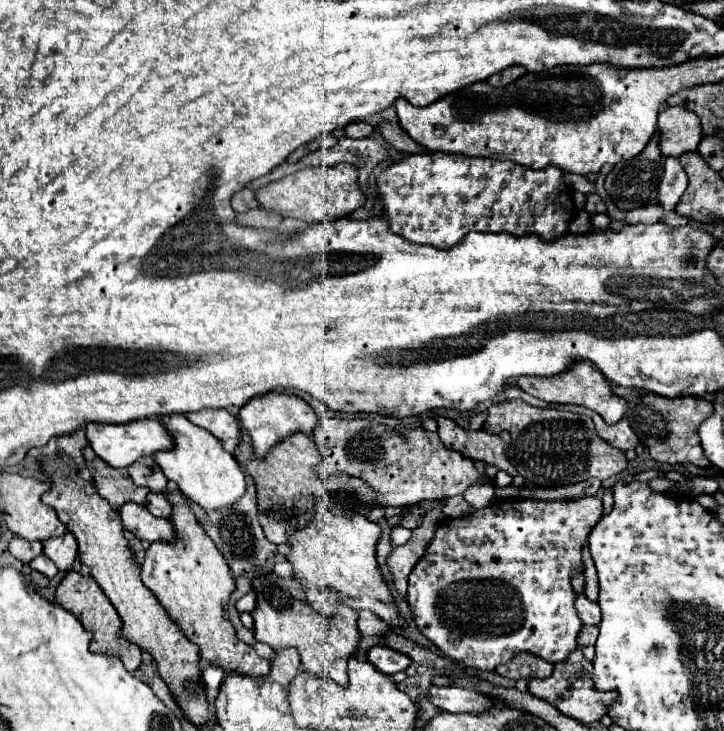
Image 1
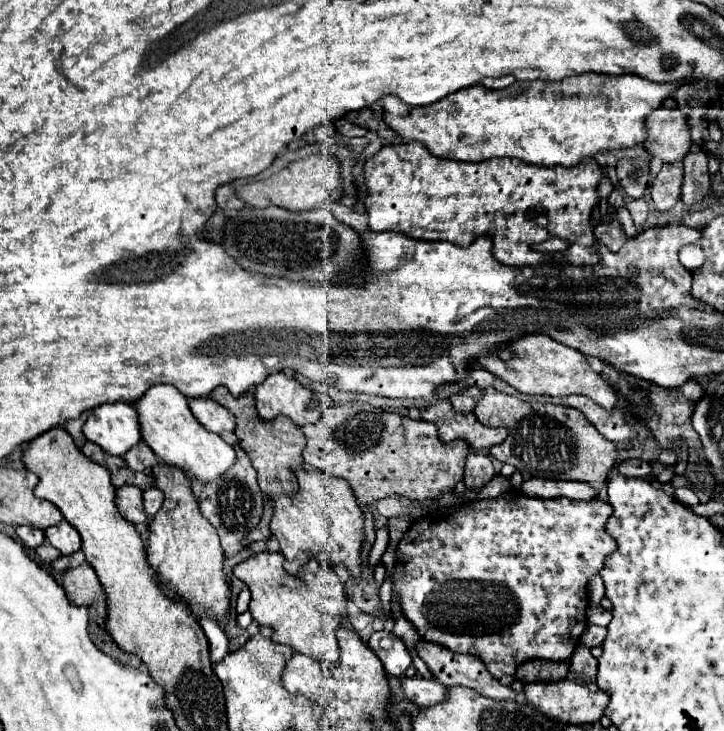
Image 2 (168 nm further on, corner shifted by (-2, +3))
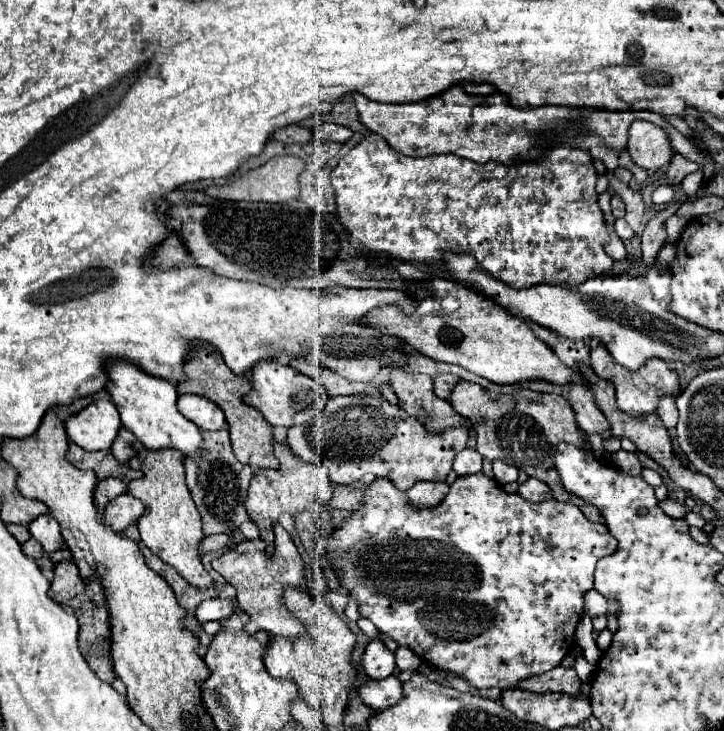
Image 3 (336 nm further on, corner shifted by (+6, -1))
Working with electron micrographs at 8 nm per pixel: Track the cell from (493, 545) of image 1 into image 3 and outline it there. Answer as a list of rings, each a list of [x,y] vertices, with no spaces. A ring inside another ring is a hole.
[[[485,473],[479,475],[461,475],[451,485],[445,499],[433,509],[417,509],[409,503],[405,491],[399,491],[389,479],[377,479],[363,491],[361,507],[351,511],[337,527],[333,527],[331,535],[325,537],[325,553],[331,561],[333,571],[339,575],[341,589],[347,595],[353,595],[359,601],[359,615],[373,621],[375,627],[391,637],[397,645],[409,647],[417,653],[423,661],[431,663],[433,667],[443,667],[461,679],[467,679],[471,687],[499,687],[499,689],[515,689],[521,679],[529,679],[531,675],[541,675],[543,671],[551,671],[561,665],[563,657],[571,653],[575,647],[575,627],[583,617],[583,597],[589,589],[593,589],[593,571],[601,557],[611,555],[617,549],[617,539],[607,531],[603,523],[593,523],[583,517],[583,513],[571,505],[561,503],[557,499],[549,499],[543,503],[525,501],[521,495],[505,493],[501,485],[487,477]]]

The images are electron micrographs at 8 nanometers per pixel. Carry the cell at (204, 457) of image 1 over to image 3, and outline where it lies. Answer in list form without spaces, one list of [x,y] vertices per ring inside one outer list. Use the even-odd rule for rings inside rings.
[[[107,363],[107,391],[119,409],[121,423],[133,431],[133,435],[147,449],[179,449],[185,457],[193,457],[201,451],[201,433],[195,423],[185,419],[177,409],[177,387],[145,371],[139,371],[135,363]]]

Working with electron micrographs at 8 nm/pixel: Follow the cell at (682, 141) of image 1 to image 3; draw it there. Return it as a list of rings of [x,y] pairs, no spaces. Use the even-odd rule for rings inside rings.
[[[635,121],[629,127],[627,151],[633,163],[647,169],[649,173],[655,173],[665,167],[675,155],[667,133],[649,121]]]

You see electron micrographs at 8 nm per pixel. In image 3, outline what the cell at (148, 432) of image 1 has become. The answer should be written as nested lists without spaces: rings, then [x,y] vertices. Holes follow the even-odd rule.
[[[97,399],[79,413],[69,415],[65,421],[69,439],[87,451],[109,449],[119,433],[119,427],[119,411],[109,399]]]

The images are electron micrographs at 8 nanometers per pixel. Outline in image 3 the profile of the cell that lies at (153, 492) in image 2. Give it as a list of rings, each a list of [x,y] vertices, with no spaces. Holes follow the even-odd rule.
[[[119,495],[103,511],[99,511],[101,519],[113,529],[113,531],[123,531],[127,525],[135,523],[143,513],[143,503],[131,495]]]

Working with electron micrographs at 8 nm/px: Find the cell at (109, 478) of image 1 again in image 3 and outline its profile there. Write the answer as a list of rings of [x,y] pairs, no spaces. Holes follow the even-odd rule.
[[[71,443],[67,449],[67,459],[79,467],[79,469],[93,469],[95,475],[99,479],[107,479],[107,477],[117,477],[123,479],[125,483],[131,479],[139,479],[143,473],[131,469],[125,463],[119,463],[111,451],[85,451],[79,445]]]

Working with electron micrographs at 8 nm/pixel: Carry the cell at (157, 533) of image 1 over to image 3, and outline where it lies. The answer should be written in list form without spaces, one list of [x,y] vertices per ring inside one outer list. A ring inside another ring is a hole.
[[[113,477],[113,479],[103,479],[103,481],[97,483],[93,499],[95,499],[95,505],[99,509],[103,509],[109,503],[109,499],[115,499],[115,497],[119,497],[123,493],[125,493],[125,483],[121,479]]]

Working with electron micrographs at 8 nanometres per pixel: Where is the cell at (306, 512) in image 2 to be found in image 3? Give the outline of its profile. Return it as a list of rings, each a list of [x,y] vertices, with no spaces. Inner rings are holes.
[[[275,439],[275,455],[279,459],[279,469],[257,469],[251,475],[245,507],[249,517],[257,523],[261,539],[267,543],[267,549],[273,551],[273,525],[279,521],[279,515],[285,513],[301,513],[311,507],[311,503],[323,507],[327,505],[327,499],[333,495],[333,485],[329,481],[325,467],[315,467],[311,463],[303,463],[289,447],[287,443],[279,443]]]

